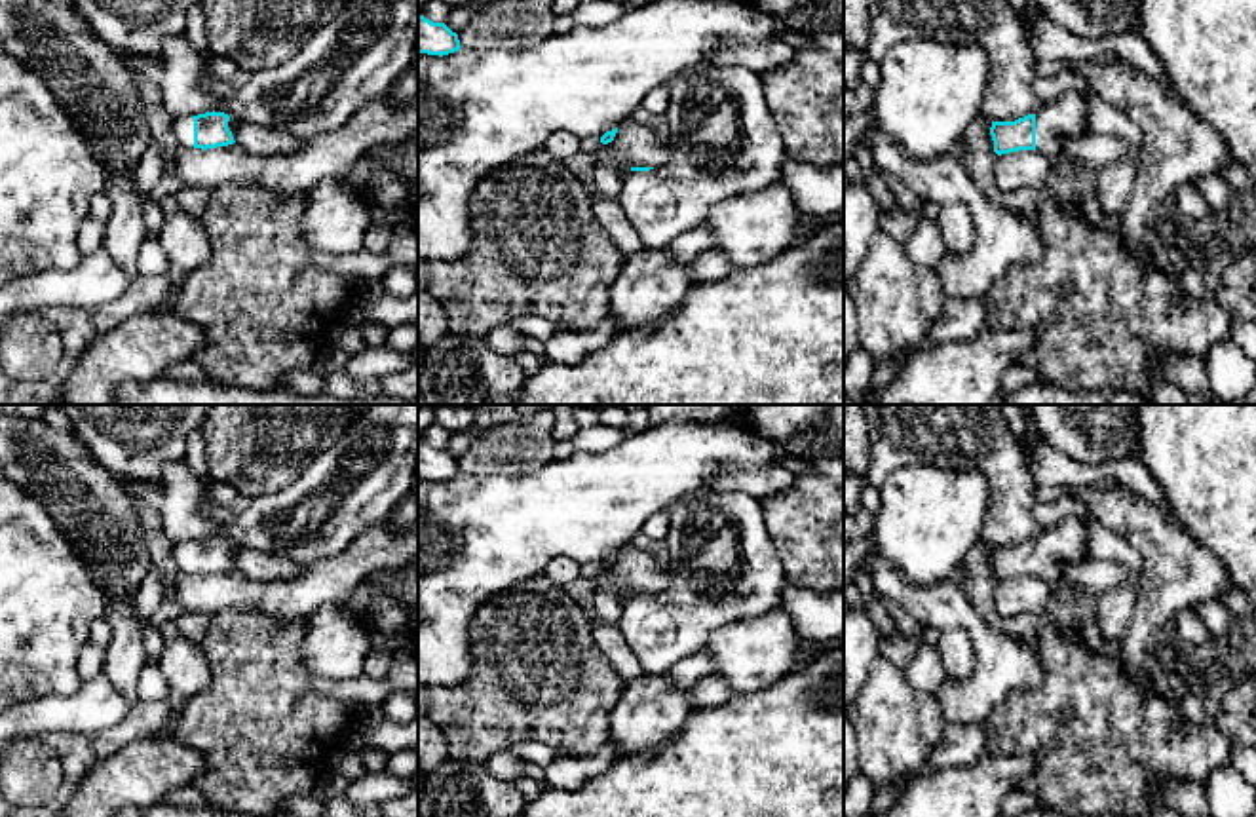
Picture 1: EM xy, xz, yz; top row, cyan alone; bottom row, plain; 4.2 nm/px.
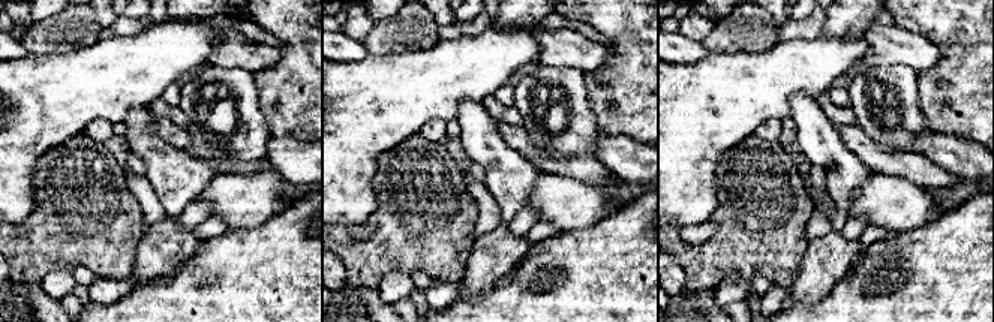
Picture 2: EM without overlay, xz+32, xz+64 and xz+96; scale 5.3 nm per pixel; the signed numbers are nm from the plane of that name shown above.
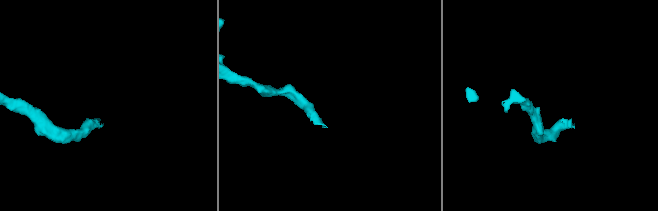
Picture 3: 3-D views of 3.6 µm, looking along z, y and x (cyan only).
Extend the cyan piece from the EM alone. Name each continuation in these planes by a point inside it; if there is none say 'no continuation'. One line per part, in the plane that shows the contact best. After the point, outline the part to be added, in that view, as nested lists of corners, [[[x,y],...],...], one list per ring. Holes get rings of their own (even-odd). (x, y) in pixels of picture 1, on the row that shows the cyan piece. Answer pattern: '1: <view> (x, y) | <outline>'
1: yz (1065, 116) | [[[1064,91],[1036,112],[1036,150],[1049,160],[1064,152],[1064,141],[1075,135],[1089,135],[1087,101],[1081,91]]]

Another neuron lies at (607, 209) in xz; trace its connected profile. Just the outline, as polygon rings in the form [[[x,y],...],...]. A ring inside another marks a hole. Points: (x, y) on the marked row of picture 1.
[[[591,192],[591,207],[595,218],[621,253],[621,260],[627,260],[642,249],[644,243],[623,213],[618,196],[600,196]]]

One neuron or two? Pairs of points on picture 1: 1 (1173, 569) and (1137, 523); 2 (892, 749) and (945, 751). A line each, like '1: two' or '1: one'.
1: one
2: two

